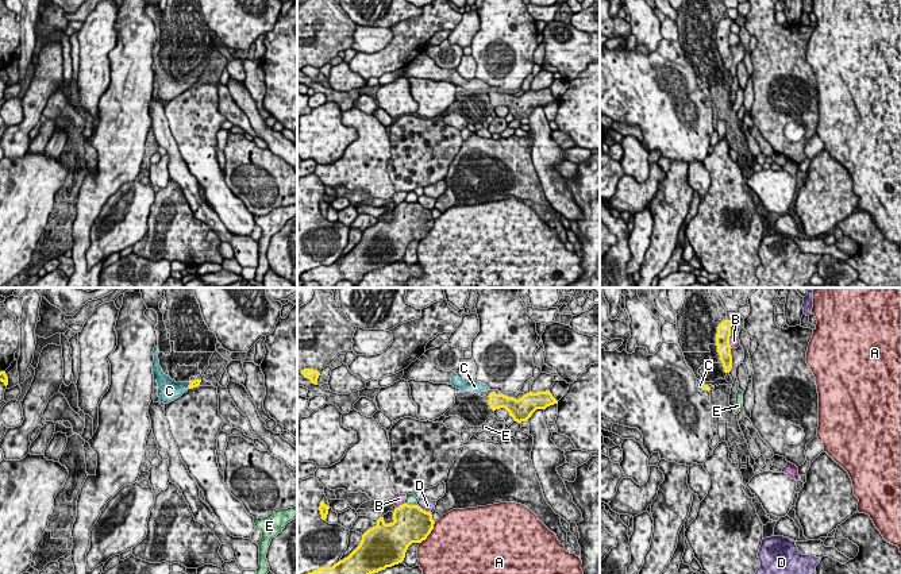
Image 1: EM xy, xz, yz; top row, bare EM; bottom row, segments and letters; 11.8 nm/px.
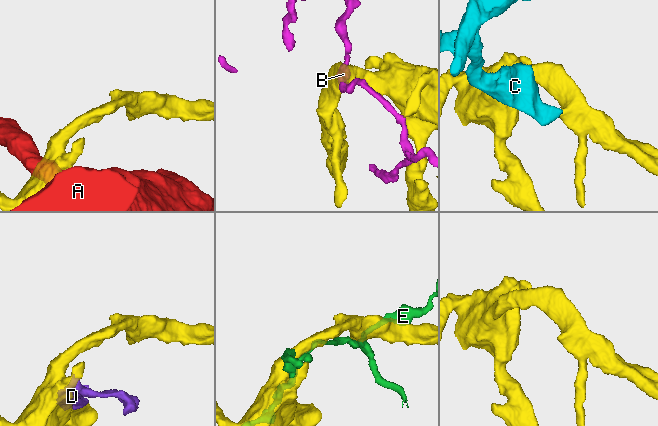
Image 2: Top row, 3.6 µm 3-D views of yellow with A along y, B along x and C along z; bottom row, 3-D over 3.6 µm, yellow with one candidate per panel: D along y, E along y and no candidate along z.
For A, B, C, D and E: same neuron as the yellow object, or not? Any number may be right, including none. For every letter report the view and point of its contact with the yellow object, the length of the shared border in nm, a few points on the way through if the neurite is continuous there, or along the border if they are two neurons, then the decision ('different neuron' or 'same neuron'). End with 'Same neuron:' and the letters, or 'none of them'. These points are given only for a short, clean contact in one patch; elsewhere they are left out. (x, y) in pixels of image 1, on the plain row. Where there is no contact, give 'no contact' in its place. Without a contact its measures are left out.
A: meets yellow in xz at (430, 230); contact 320 nm long; different neuron
B: meets yellow in yz at (728, 39); contact 160 nm long; different neuron
C: meets yellow in xy at (189, 83); contact 100 nm long; runs through xy (196, 80), (189, 83), (169, 88); same neuron
D: meets yellow in xz at (424, 208); contact 200 nm long; different neuron
E: meets yellow in xz at (411, 203); contact 150 nm long; different neuron
Same neuron: C

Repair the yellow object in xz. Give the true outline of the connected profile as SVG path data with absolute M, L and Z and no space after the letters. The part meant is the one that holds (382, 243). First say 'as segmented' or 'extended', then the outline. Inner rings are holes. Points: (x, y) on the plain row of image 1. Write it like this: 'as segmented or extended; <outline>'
as segmented; M403 201L393 209L393 220L386 221L384 215L377 217L377 223L362 232L359 243L343 258L332 265L320 265L303 273L299 278L304 282L315 281L320 288L335 288L339 281L358 284L367 273L392 265L404 258L405 250L412 240L421 240L434 227L435 219L431 209L423 208L419 203Z

